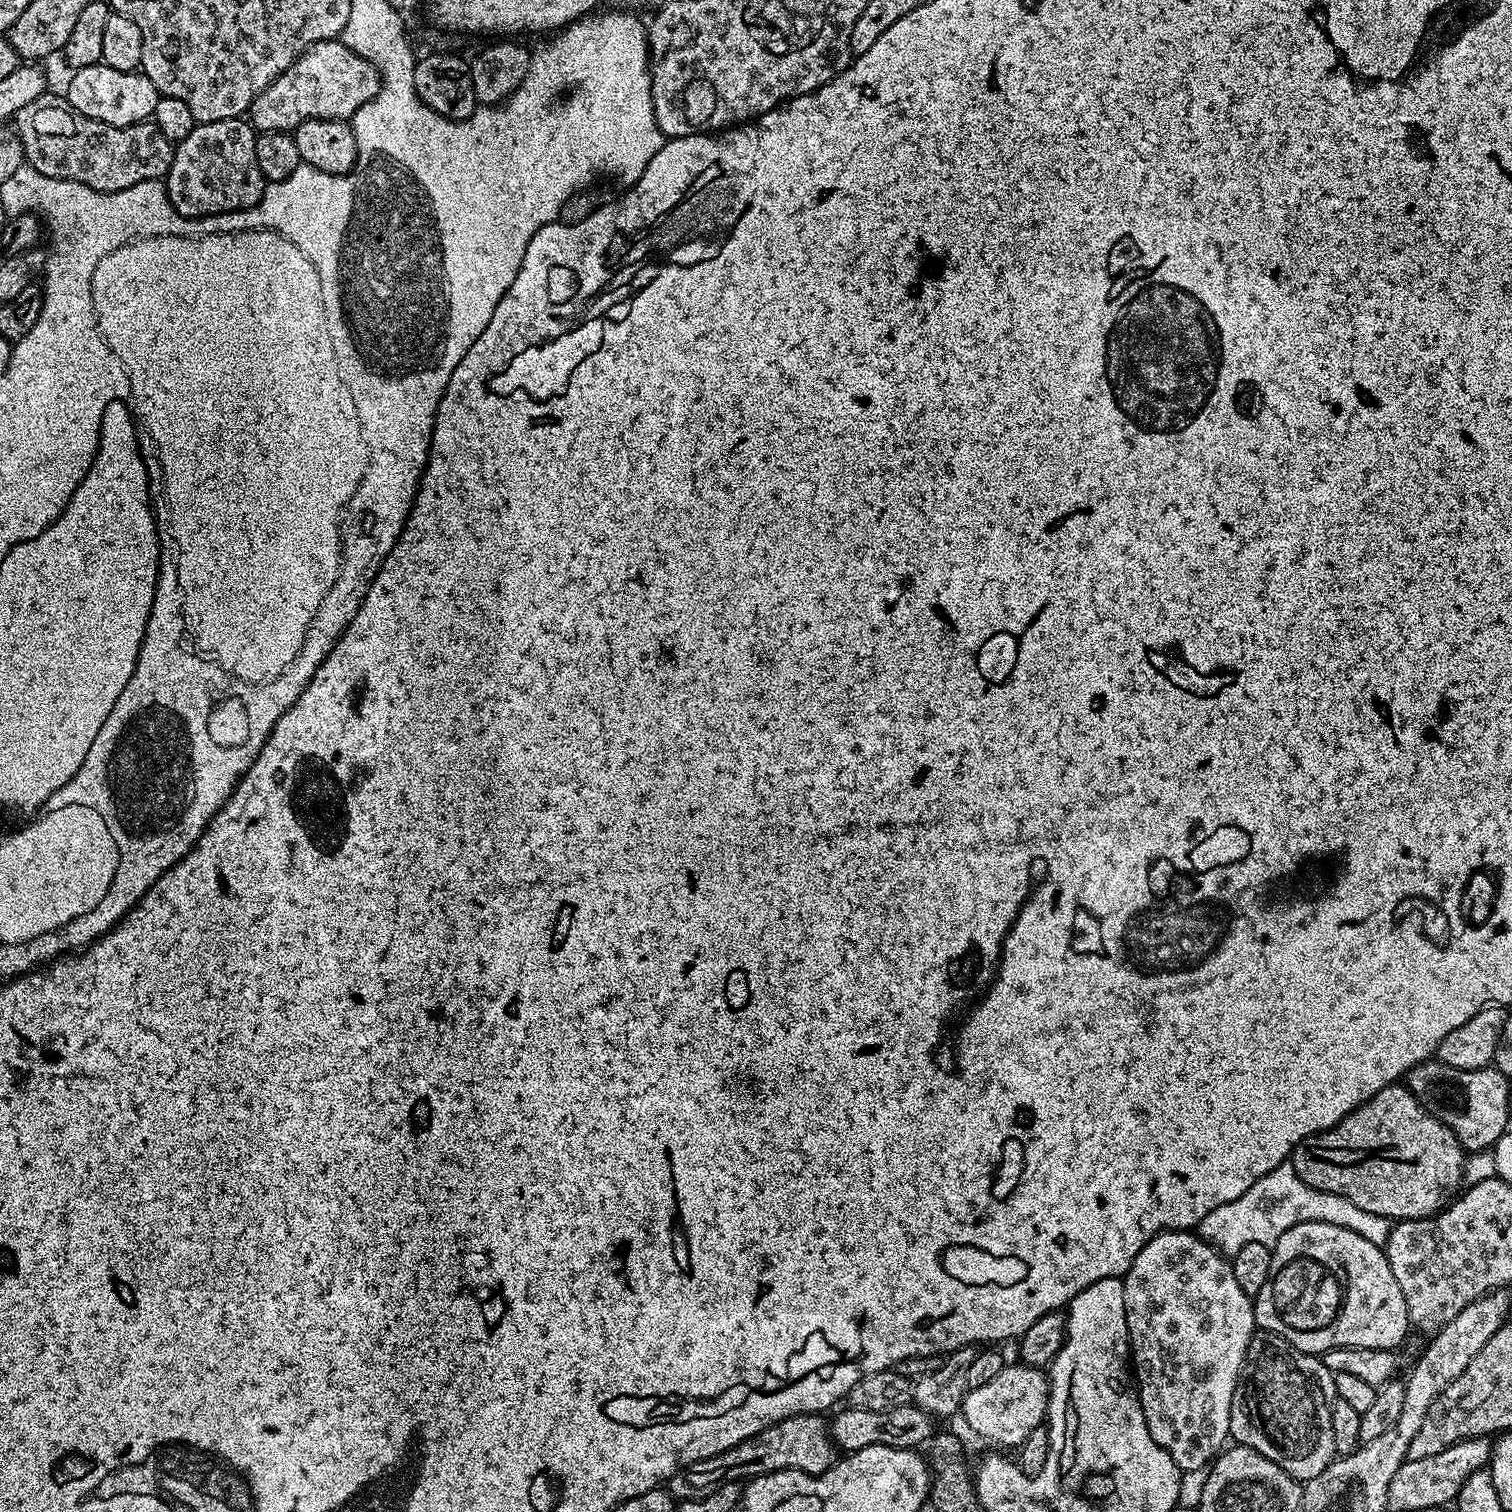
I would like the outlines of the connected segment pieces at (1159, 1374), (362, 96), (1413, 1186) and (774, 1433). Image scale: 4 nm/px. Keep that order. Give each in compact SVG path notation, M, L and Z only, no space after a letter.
M1165 1230L1153 1236L1142 1246L1142 1250L1134 1258L1130 1270L1122 1277L1124 1281L1124 1305L1126 1306L1126 1326L1128 1327L1128 1343L1130 1345L1130 1364L1134 1369L1134 1383L1140 1394L1142 1414L1146 1418L1146 1426L1150 1430L1150 1438L1162 1446L1174 1458L1181 1473L1196 1472L1207 1469L1211 1461L1225 1447L1229 1439L1230 1406L1240 1383L1240 1371L1246 1358L1248 1343L1252 1340L1256 1327L1256 1313L1253 1297L1248 1296L1238 1281L1234 1279L1231 1263L1221 1253L1217 1252L1207 1240L1201 1240L1199 1235L1188 1230Z
M337 38L323 40L317 44L311 44L297 60L288 67L262 94L254 98L250 109L250 123L257 133L262 132L292 132L302 122L307 120L347 120L351 121L355 114L366 102L370 102L380 89L380 75L370 61L354 54L344 41Z
M1397 1082L1378 1090L1378 1094L1346 1114L1333 1128L1307 1136L1292 1152L1290 1162L1306 1186L1342 1194L1342 1198L1350 1198L1354 1206L1362 1206L1362 1210L1370 1210L1370 1214L1399 1222L1435 1217L1446 1201L1457 1195L1464 1180L1465 1159L1464 1148L1452 1131L1431 1116L1409 1088Z
M820 1414L791 1416L782 1422L770 1425L766 1430L738 1442L730 1450L717 1456L694 1462L689 1468L676 1472L666 1481L667 1491L673 1500L690 1500L697 1494L711 1492L719 1484L740 1484L754 1476L765 1476L789 1468L795 1472L809 1472L820 1476L834 1463L834 1445L830 1439L830 1428Z

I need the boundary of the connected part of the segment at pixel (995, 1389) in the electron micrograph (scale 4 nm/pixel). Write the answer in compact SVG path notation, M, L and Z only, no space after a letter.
M1008 1362L986 1386L969 1388L962 1401L962 1416L976 1436L1015 1449L1030 1434L1041 1427L1048 1414L1048 1382L1044 1368L1031 1368L1029 1364Z

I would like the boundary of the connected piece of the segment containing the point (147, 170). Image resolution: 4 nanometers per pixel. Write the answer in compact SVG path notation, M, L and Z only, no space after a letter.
M46 90L30 106L18 110L14 118L16 137L24 147L24 159L34 170L50 178L62 178L82 182L99 192L121 192L138 182L164 180L172 165L174 144L155 122L131 124L125 128L110 126L94 118L78 114L68 105L67 95L55 96L52 90Z

